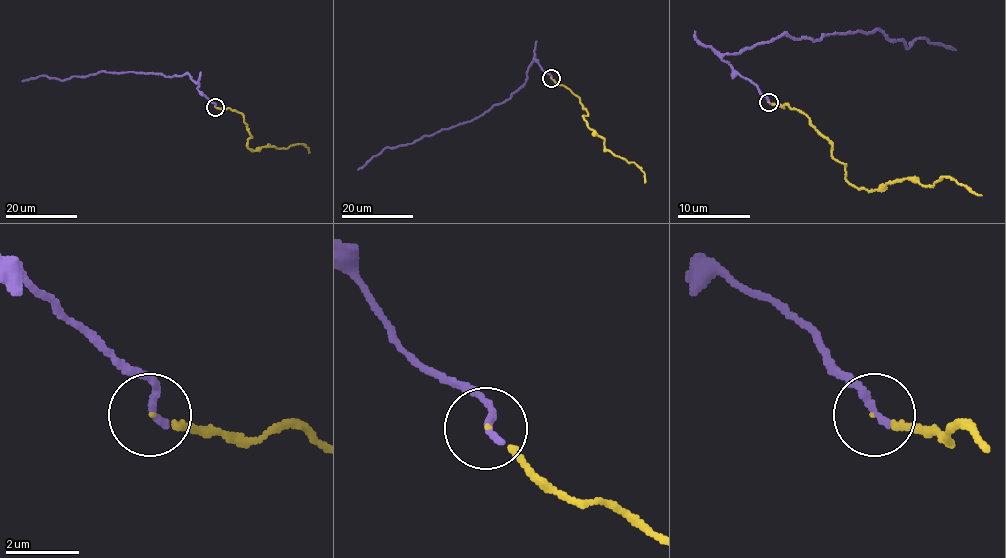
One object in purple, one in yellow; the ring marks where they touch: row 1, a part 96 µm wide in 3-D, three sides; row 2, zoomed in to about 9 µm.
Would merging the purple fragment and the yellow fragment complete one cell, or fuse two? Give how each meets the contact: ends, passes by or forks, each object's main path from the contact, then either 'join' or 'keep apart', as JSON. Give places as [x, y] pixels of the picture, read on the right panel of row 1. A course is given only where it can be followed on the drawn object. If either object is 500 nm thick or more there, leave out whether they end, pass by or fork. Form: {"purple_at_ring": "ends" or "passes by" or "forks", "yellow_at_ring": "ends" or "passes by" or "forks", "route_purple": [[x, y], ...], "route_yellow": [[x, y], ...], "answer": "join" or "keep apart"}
{"purple_at_ring": "ends", "yellow_at_ring": "ends", "route_purple": [[769, 101], [721, 58], [782, 34], [820, 39], [857, 30], [879, 30], [908, 48], [924, 37], [954, 48]], "route_yellow": [[769, 101], [809, 120], [857, 187], [875, 191], [912, 178], [932, 186], [952, 176], [981, 195]], "answer": "join"}

